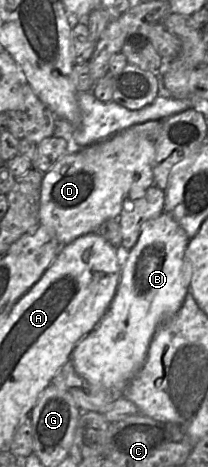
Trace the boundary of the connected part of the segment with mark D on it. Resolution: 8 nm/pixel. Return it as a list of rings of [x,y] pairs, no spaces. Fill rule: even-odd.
[[[127,129],[91,146],[71,149],[43,174],[39,224],[52,229],[63,245],[70,244],[82,235],[96,232],[103,222],[120,216],[125,199],[141,198],[148,188],[154,186],[155,157],[155,142]]]

